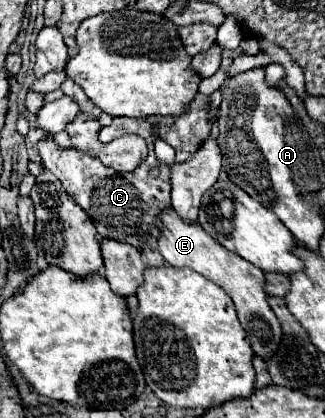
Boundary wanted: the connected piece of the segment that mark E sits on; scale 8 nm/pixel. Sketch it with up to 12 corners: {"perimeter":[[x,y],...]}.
{"perimeter":[[163,211],[159,253],[233,299],[255,355],[269,359],[281,325],[265,273],[197,223]]}

